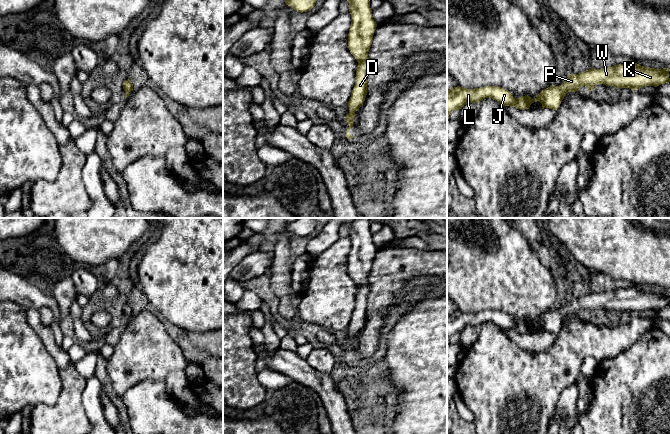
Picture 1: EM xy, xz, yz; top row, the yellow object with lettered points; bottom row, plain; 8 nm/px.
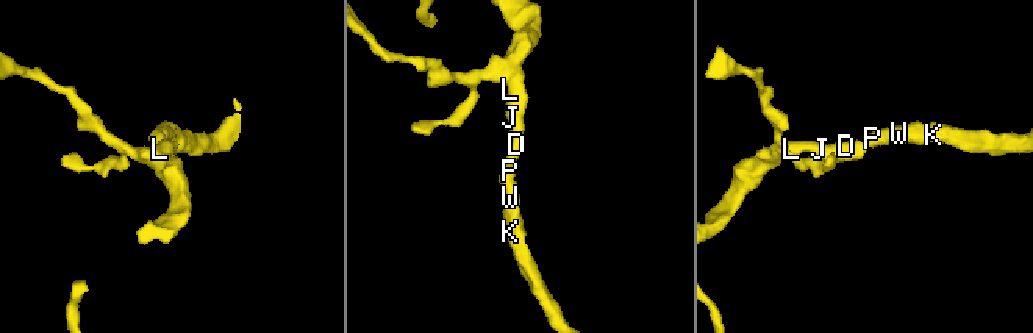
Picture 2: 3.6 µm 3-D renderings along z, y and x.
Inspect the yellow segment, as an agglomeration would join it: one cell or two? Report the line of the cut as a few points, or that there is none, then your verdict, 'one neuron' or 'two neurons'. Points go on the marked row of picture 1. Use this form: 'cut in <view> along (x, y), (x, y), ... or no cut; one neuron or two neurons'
no cut; one neuron

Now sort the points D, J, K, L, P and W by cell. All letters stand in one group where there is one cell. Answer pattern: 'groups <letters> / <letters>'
groups D J K L P W

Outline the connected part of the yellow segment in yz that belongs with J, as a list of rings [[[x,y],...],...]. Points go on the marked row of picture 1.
[[[632,61],[608,68],[590,68],[578,74],[568,75],[560,86],[552,84],[542,90],[535,99],[528,95],[514,98],[507,89],[498,86],[485,86],[476,89],[457,86],[447,91],[447,117],[452,111],[460,110],[466,103],[479,103],[485,98],[492,98],[503,106],[515,107],[520,110],[529,109],[530,105],[536,101],[542,104],[542,109],[557,110],[565,94],[579,91],[581,86],[585,86],[588,91],[592,91],[598,84],[631,90],[638,90],[646,86],[657,87],[670,82],[668,71],[669,68],[644,67]]]

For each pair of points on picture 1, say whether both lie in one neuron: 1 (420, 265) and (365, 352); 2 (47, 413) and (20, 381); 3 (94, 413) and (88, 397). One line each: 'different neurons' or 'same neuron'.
1: same neuron
2: different neurons
3: same neuron

